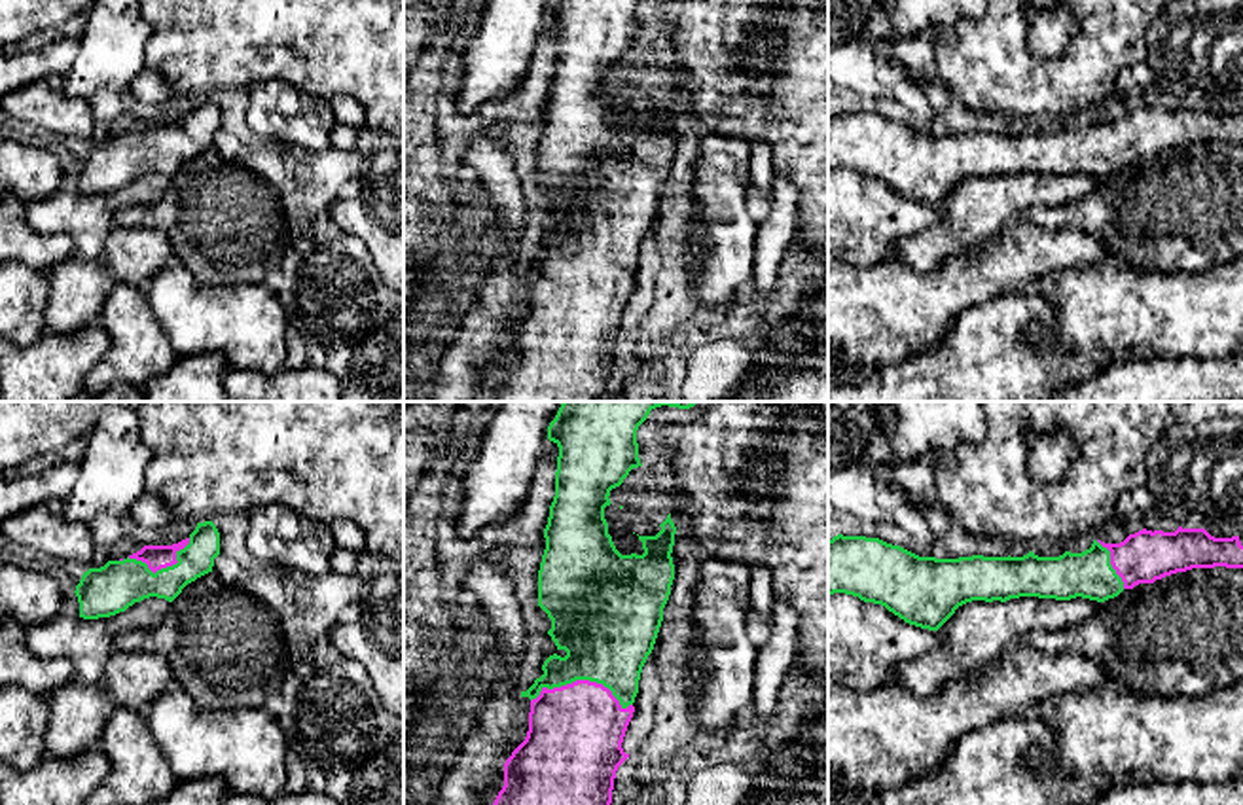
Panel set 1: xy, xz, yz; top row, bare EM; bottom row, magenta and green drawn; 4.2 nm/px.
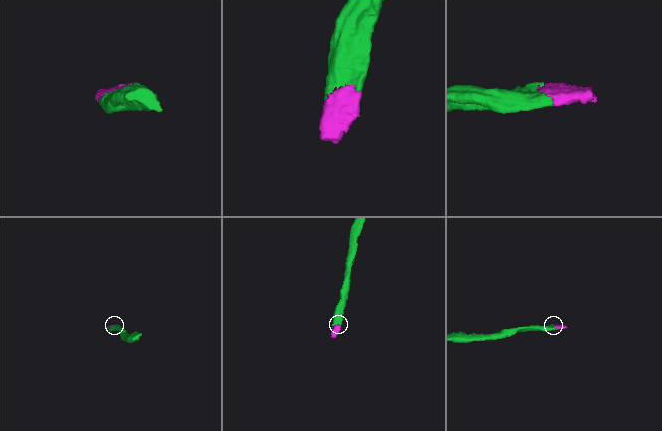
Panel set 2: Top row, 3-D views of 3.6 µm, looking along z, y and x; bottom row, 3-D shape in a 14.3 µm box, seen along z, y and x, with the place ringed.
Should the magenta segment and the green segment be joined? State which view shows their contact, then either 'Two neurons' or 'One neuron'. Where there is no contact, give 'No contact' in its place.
Touches magenta in xz. One neuron

